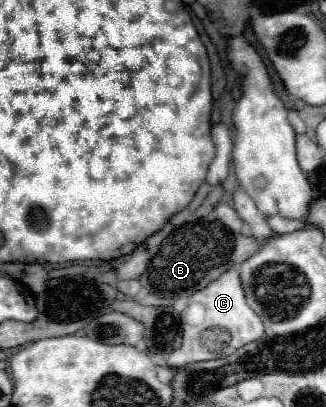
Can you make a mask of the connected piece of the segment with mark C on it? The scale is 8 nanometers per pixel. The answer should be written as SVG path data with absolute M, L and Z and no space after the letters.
M238 265L226 271L218 281L210 283L206 289L196 291L190 297L190 305L182 313L182 327L184 327L184 343L180 349L172 351L168 357L168 367L184 367L188 363L196 363L202 359L216 359L224 355L232 355L240 347L250 341L258 341L264 337L279 337L268 331L258 313L246 303L246 295L242 291L242 281L238 275Z

